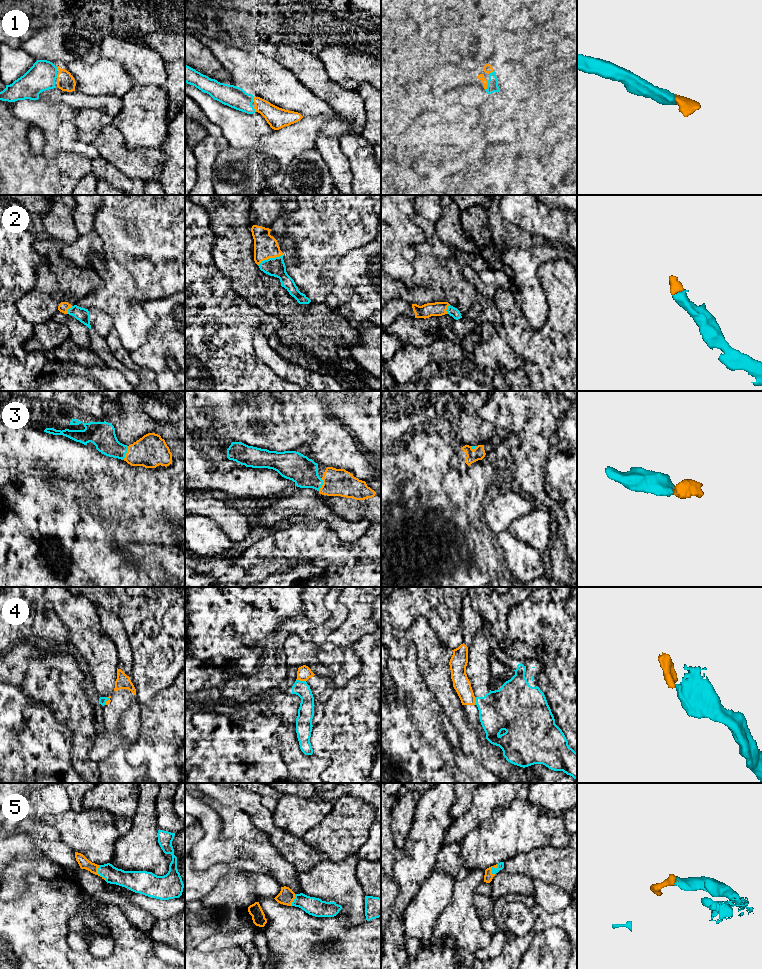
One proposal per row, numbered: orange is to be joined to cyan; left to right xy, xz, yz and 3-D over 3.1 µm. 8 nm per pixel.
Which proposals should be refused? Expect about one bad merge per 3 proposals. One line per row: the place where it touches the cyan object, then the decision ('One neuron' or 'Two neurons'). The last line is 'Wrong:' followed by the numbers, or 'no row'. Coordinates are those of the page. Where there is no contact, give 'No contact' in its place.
1: Touches cyan at yz (488, 85). One neuron
2: Touches cyan at xz (270, 258). One neuron
3: Touches cyan at xy (126, 452). One neuron
4: Touches cyan at xz (301, 681). Two neurons
5: Touches cyan at yz (492, 868). One neuron
Wrong: 4

